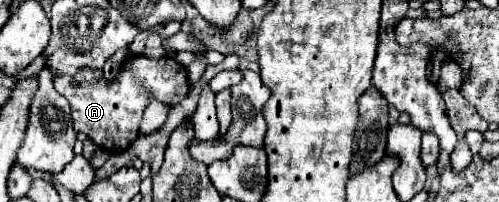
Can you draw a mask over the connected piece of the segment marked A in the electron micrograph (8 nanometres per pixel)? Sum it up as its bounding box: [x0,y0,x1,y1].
[53,55,189,153]

